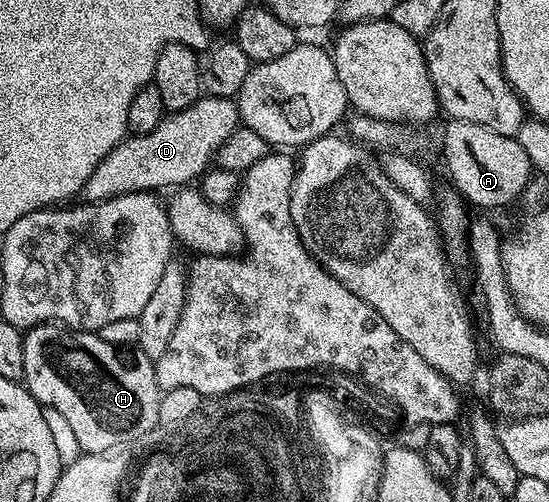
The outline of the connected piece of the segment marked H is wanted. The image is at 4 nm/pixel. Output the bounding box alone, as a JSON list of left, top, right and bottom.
[23,322,162,452]

